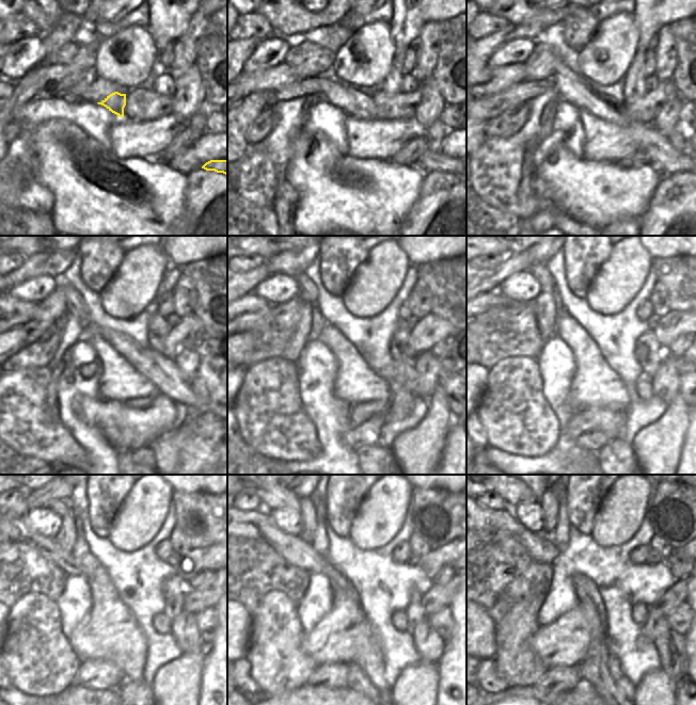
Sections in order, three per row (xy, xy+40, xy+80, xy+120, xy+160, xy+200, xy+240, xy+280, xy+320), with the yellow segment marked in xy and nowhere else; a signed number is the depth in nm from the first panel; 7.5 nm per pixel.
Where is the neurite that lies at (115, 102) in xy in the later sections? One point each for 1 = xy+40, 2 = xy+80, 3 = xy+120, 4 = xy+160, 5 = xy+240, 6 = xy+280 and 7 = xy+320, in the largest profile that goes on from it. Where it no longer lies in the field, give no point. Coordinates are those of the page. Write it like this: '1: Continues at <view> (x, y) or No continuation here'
1: Continues at xy+40 (352, 100)
2: Continues at xy+80 (574, 89)
3: Continues at xy+120 (163, 372)
4: Continues at xy+160 (399, 372)
5: Continues at xy+240 (61, 508)
6: Continues at xy+280 (279, 496)
7: Continues at xy+320 (513, 496).

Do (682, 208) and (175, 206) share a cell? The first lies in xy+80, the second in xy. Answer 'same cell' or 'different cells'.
different cells

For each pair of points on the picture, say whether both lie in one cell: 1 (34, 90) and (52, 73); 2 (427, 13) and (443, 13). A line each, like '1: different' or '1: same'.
1: same
2: same

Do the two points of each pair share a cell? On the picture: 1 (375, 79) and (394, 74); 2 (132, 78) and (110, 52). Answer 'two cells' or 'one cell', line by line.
1: two cells
2: one cell

